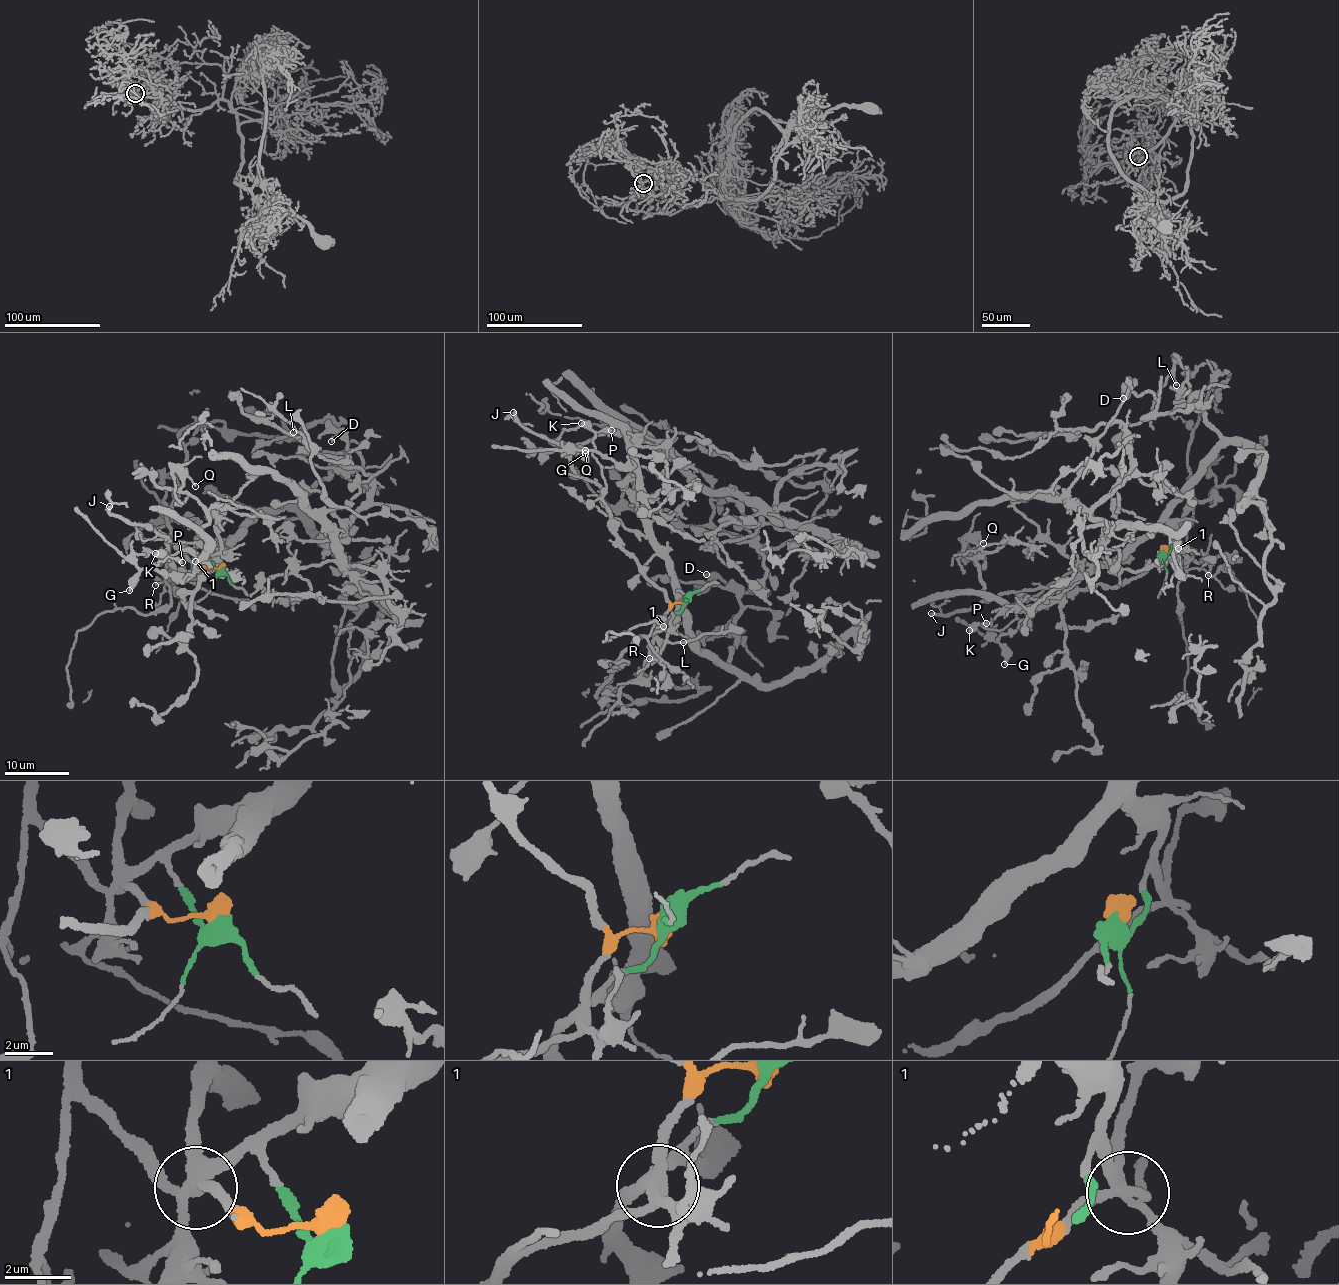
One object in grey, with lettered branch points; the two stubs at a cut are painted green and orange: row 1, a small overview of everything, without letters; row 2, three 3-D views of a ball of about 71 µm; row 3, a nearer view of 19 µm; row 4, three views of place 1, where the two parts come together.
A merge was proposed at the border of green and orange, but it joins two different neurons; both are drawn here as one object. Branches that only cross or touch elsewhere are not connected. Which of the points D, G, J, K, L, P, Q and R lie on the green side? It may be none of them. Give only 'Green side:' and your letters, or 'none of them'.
Green side: D, G, L, Q, R

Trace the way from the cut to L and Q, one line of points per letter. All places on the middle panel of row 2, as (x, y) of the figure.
L: (686, 600), (669, 618), (679, 613), (688, 620), (699, 650), (724, 664), (736, 634), (692, 636), (683, 642)
Q: (686, 600), (669, 618), (676, 595), (655, 544), (626, 431), (613, 426), (573, 451), (585, 450)

